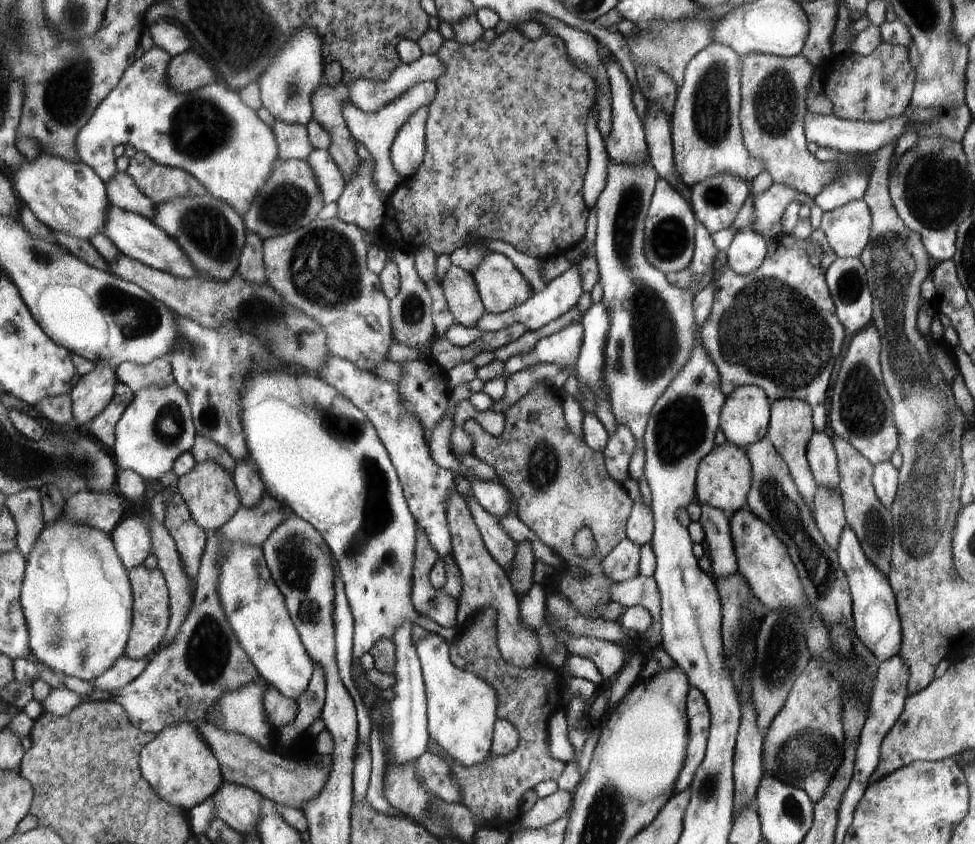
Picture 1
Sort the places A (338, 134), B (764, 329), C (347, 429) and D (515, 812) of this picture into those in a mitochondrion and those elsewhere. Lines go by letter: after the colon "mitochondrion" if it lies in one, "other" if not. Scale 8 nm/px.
A: other
B: mitochondrion
C: mitochondrion
D: other

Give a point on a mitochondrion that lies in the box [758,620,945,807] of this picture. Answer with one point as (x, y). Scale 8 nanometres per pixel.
(807, 753)

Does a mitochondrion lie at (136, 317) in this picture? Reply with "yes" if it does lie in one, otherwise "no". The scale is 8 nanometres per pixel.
yes

